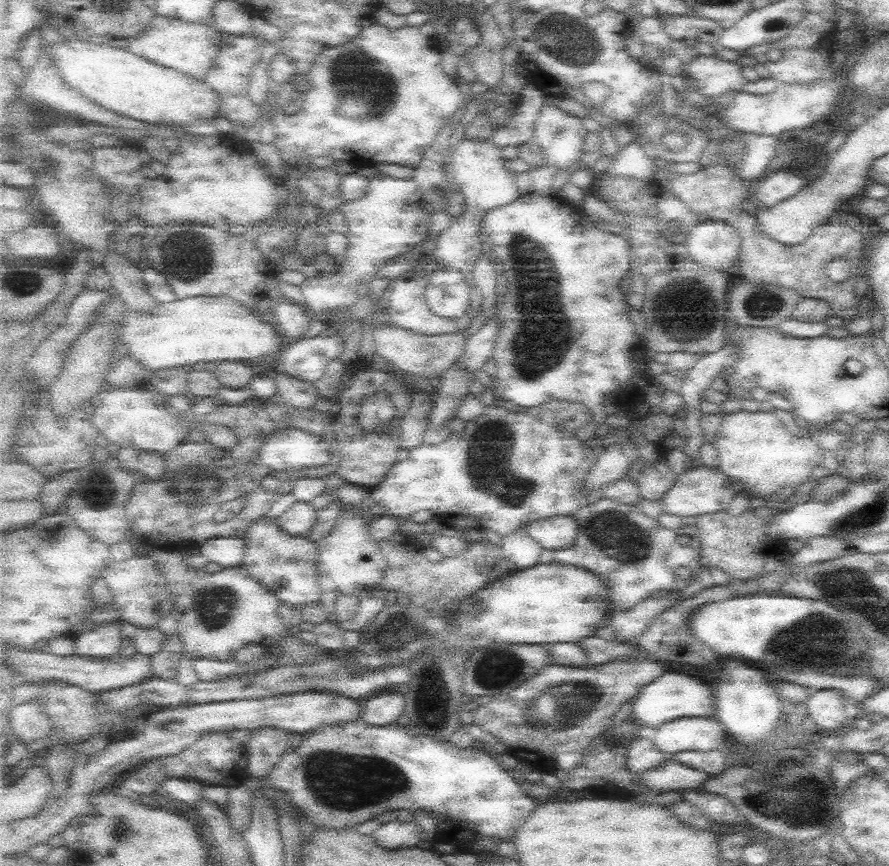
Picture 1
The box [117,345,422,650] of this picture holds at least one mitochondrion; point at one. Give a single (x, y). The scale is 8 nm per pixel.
(215, 608)

